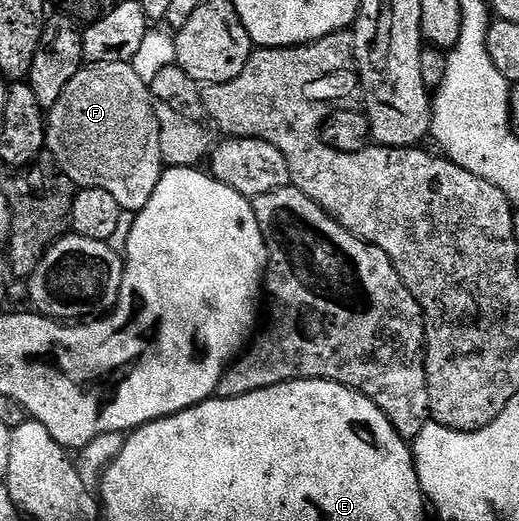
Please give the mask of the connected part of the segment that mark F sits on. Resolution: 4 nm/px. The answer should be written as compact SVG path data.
M94 62L81 70L63 88L63 96L48 107L45 123L45 144L53 153L55 165L77 188L99 188L111 192L122 211L139 212L151 200L163 173L159 152L159 120L155 116L151 86L135 74L127 62Z

